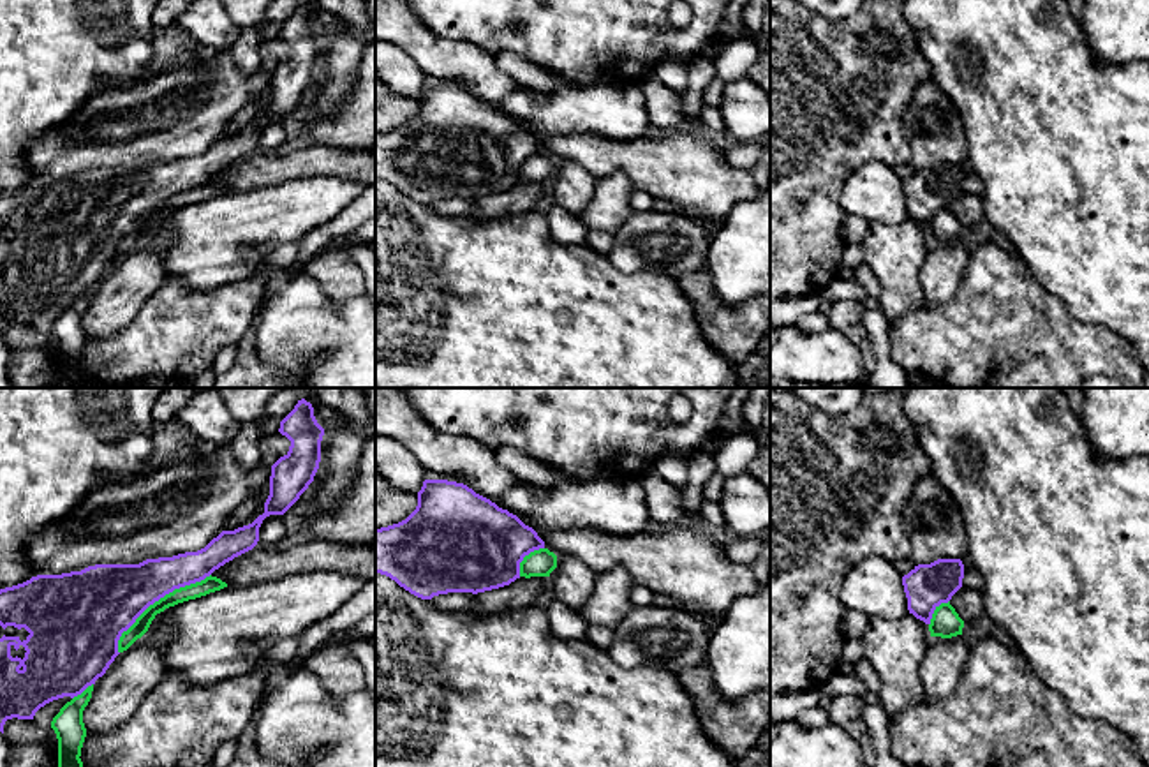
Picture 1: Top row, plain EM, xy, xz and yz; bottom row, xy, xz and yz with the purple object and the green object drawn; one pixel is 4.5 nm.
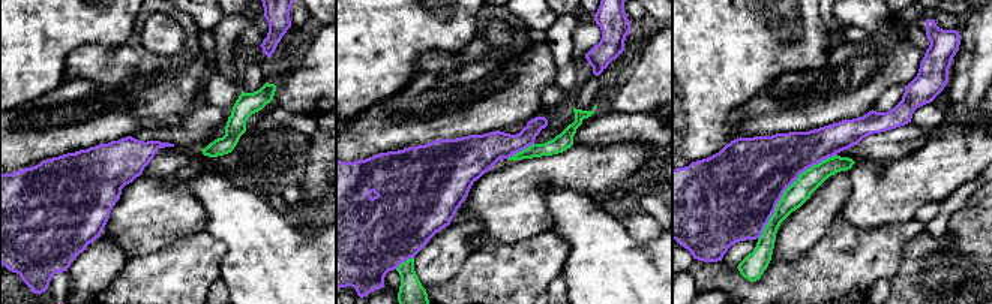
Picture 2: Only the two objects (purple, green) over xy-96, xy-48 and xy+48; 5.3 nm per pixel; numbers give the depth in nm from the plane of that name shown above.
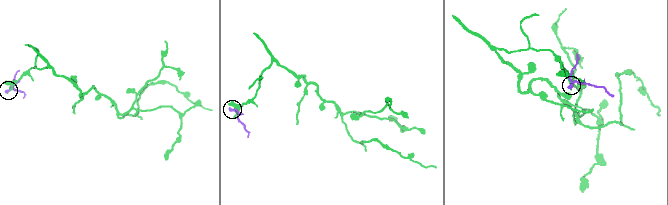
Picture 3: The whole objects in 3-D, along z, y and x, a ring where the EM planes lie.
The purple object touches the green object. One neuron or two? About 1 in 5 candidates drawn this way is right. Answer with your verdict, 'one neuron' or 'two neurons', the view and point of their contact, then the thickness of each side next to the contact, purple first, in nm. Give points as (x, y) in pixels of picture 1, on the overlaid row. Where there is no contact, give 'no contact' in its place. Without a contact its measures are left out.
two neurons | xy (157, 600) | 340/70 nm

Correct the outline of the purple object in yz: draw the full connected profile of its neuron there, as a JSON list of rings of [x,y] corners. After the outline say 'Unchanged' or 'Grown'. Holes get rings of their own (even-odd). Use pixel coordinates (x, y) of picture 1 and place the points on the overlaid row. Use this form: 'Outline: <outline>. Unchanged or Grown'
Outline: [[[938,559],[915,566],[902,577],[909,614],[930,624],[934,610],[952,599],[962,587],[962,578],[964,564],[960,559]]]. Unchanged

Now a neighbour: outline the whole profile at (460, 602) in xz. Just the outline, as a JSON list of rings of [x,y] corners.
[[[448,592],[448,594],[439,594],[434,596],[430,601],[430,605],[441,608],[441,610],[460,610],[460,612],[467,612],[469,607],[474,601],[472,592]]]

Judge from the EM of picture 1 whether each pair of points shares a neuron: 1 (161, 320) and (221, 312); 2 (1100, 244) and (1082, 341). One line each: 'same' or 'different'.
1: same
2: different

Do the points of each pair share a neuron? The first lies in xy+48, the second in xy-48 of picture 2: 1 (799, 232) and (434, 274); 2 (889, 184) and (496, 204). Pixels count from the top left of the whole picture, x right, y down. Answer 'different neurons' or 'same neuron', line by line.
1: same neuron
2: same neuron

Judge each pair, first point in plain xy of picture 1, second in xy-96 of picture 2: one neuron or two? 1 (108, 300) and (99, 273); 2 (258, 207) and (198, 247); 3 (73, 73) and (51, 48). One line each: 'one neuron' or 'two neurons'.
1: one neuron
2: two neurons
3: one neuron

